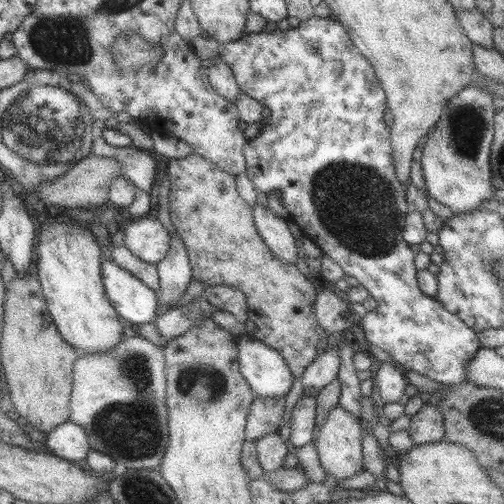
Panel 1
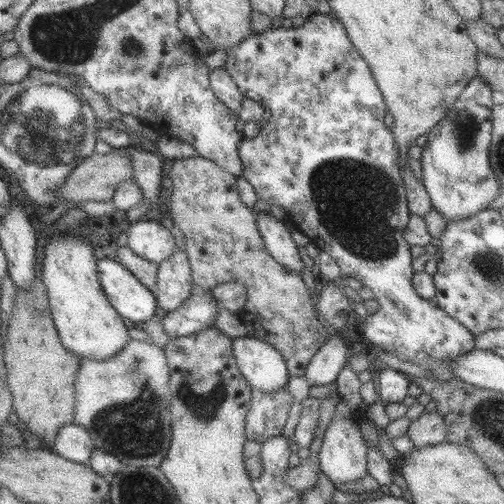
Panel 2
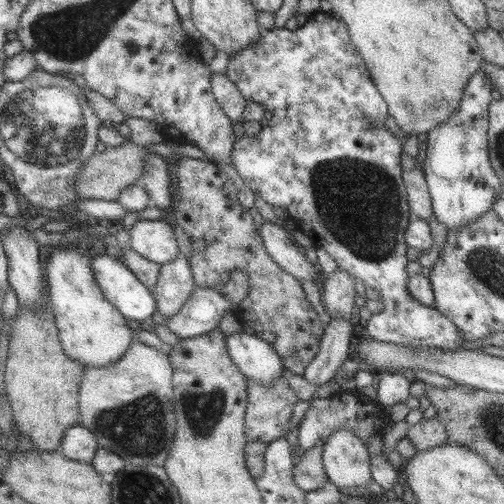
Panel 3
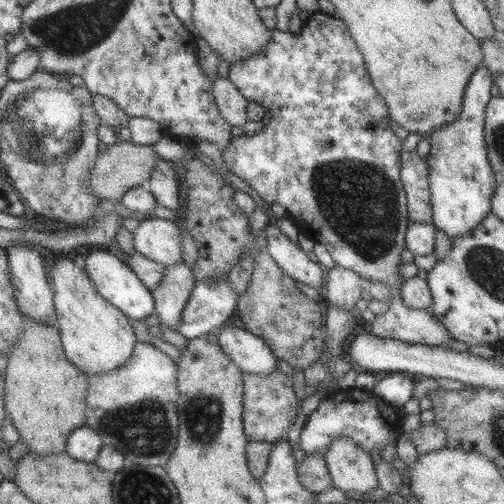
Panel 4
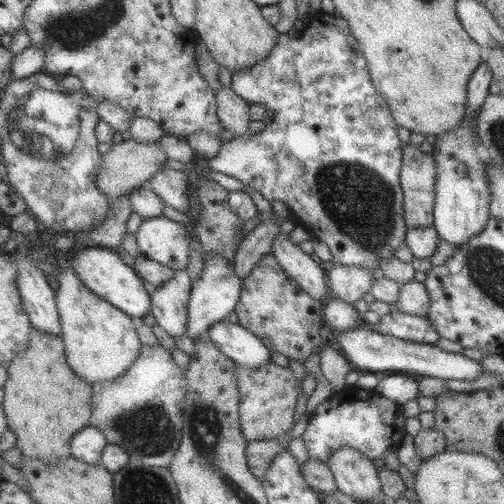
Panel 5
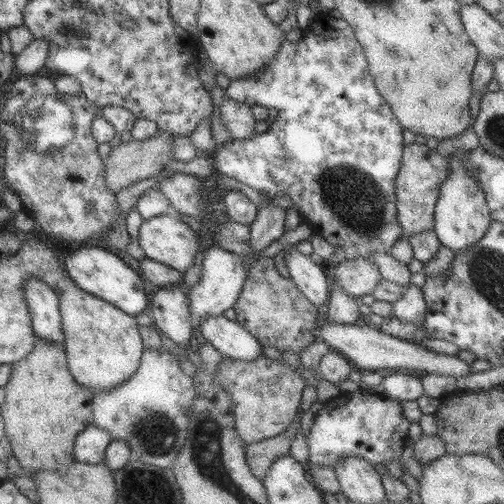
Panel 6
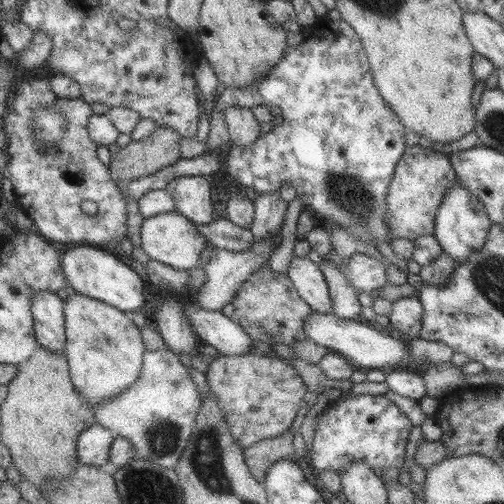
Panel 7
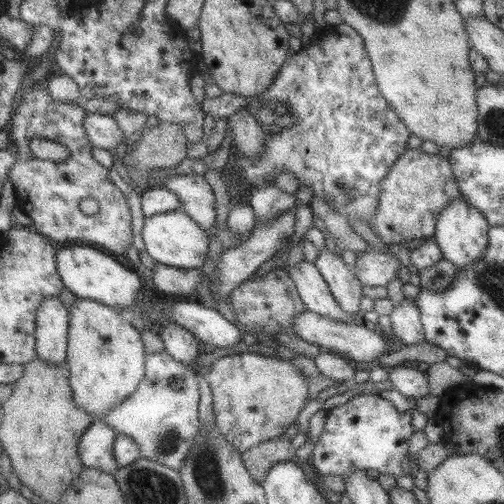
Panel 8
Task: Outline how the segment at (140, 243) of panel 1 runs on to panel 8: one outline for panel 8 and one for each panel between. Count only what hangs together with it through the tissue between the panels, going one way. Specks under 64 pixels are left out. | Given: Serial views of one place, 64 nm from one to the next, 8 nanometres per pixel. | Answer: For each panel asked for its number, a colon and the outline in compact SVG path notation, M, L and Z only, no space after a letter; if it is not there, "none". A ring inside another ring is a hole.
2: M155 214L141 218L125 228L127 248L151 264L161 264L175 250L173 236L159 224Z
3: M141 218L133 224L129 232L129 248L139 256L151 260L157 266L163 266L179 256L177 244L171 232L173 226L151 218Z
4: M147 218L139 220L139 226L133 234L133 252L147 256L149 260L161 264L163 268L171 268L181 264L181 246L179 246L179 228L171 220Z
5: M165 216L141 220L135 238L141 256L155 260L157 264L171 270L187 268L191 232L179 222Z
6: M167 214L167 216L153 216L149 220L143 220L143 224L139 226L137 240L139 240L141 250L145 252L145 258L151 258L157 264L163 264L167 268L179 270L181 274L185 274L193 266L195 258L199 258L199 252L203 250L201 236L195 234L181 218L175 218L171 214Z
7: M167 212L159 216L145 218L141 224L141 248L149 256L149 260L157 260L157 264L165 264L173 270L185 270L193 272L201 268L199 264L199 252L207 248L207 238L199 234L189 218L177 212Z
8: M175 210L165 214L153 214L145 218L141 234L143 234L145 252L153 258L155 264L165 264L169 268L179 268L179 270L201 270L203 256L207 254L209 236L185 212Z

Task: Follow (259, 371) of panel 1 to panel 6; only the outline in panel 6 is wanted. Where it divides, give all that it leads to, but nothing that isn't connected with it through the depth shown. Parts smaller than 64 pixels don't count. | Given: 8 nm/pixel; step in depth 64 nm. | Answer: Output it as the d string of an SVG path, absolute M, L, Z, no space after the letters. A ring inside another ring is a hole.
M213 316L213 318L203 320L203 324L199 326L199 332L197 332L197 342L209 344L217 352L221 352L225 358L243 360L247 364L251 364L253 360L257 360L257 358L261 358L265 354L265 348L237 320L233 322L233 320L227 320L225 316Z

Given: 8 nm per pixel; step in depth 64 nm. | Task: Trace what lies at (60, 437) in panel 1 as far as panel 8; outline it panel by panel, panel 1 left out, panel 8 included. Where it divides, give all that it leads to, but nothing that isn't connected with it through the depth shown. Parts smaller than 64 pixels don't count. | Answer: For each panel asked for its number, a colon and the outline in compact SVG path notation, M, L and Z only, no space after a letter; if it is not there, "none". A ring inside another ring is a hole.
2: M65 424L59 428L59 432L53 438L53 444L49 446L51 452L59 454L65 460L87 464L91 458L91 452L95 450L89 432L79 424Z
3: M75 424L75 426L65 430L61 446L57 448L57 452L67 456L67 458L71 458L71 460L75 460L75 462L91 464L97 448L99 446L97 446L95 434L89 428Z
4: M81 426L81 428L75 428L69 432L65 454L69 454L75 460L93 464L99 456L101 446L103 446L103 442L101 442L99 434L93 428Z
5: M85 426L79 432L75 432L69 444L71 458L77 458L85 464L97 464L105 446L107 446L105 436L93 426Z
6: M87 426L83 432L77 434L73 440L73 454L75 462L81 464L101 464L105 458L105 448L109 446L111 436L97 426Z
7: M91 424L85 428L85 432L77 438L77 460L79 464L87 466L101 466L109 468L109 448L113 444L113 434L107 428L101 428L99 424Z
8: M95 418L91 426L83 432L79 440L79 460L85 468L95 468L103 472L115 472L117 464L113 460L113 444L115 444L115 430L109 428L105 422Z

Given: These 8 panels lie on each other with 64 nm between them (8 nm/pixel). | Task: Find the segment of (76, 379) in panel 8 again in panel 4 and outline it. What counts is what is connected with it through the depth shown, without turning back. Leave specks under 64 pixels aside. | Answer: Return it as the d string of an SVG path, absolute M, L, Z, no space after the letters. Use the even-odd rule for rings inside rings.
M57 254L49 278L53 290L53 310L57 316L57 328L65 358L85 374L111 372L125 364L137 342L133 328L129 326L129 318L125 318L121 312L117 312L117 308L113 308L97 294L97 288L85 274L83 262L79 258L73 260Z

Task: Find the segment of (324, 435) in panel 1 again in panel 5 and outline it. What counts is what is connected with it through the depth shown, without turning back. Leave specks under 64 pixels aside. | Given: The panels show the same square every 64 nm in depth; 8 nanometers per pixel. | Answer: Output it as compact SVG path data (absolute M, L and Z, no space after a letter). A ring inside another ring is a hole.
M339 446L331 452L327 466L333 472L337 490L347 496L357 494L361 496L359 500L369 500L381 492L379 470L375 470L373 462L365 454L355 452L349 446Z

